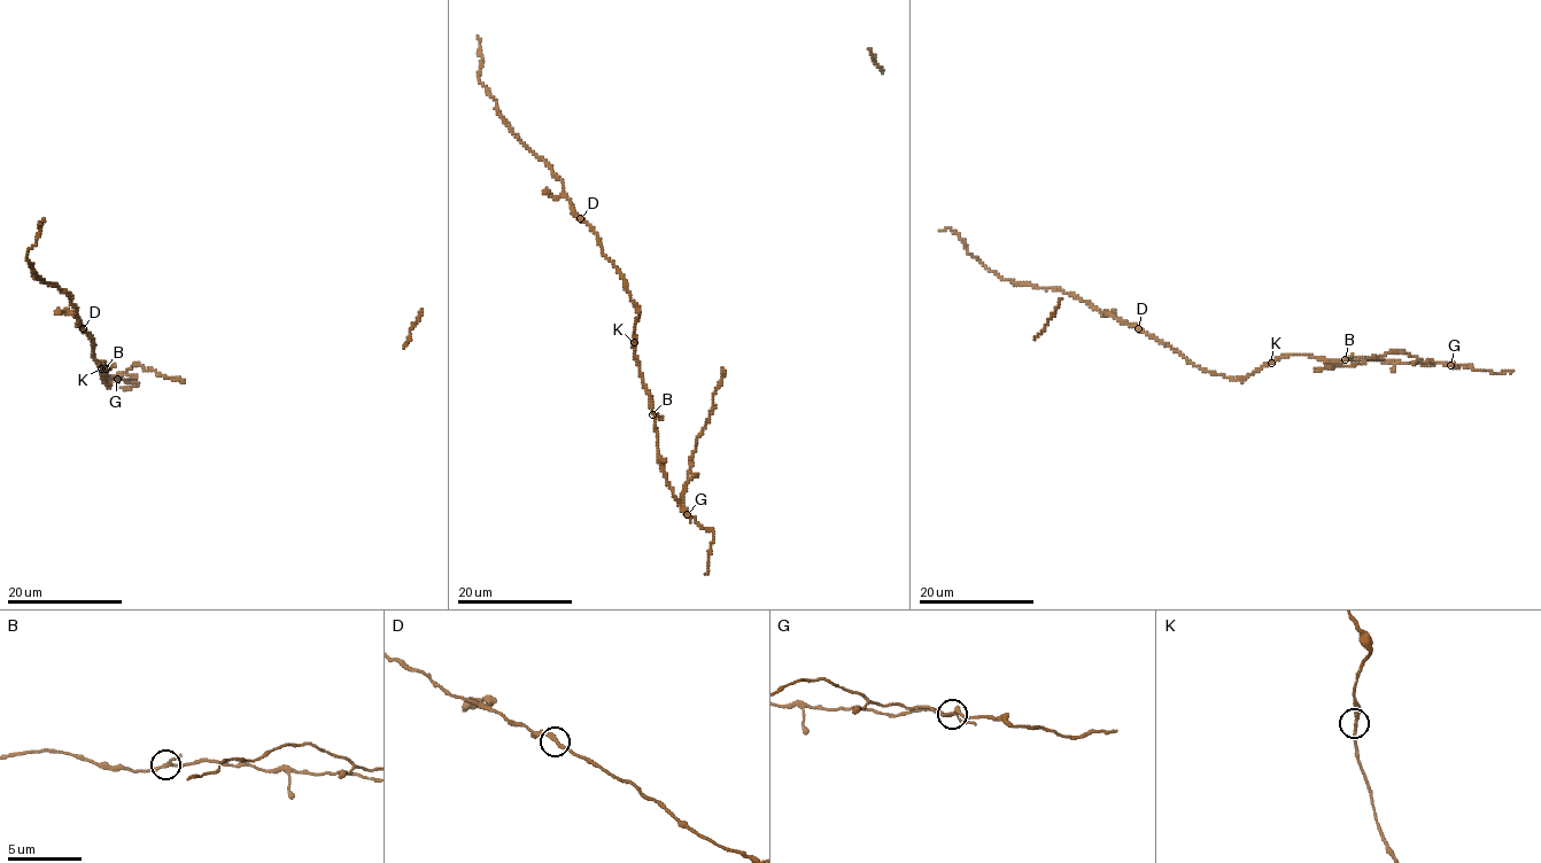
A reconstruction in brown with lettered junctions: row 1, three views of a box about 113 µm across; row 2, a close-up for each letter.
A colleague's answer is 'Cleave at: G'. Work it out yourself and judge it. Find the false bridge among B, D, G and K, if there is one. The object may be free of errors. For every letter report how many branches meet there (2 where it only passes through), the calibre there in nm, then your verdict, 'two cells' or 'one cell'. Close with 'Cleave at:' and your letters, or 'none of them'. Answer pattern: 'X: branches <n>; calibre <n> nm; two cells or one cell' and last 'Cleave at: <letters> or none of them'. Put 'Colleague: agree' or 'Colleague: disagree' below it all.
B: branches 3; calibre 200 nm; one cell
D: branches 2; calibre 240 nm; one cell
G: branches 4; calibre 240 nm; two cells
K: branches 2; calibre 240 nm; one cell
Cleave at: G
Colleague: agree

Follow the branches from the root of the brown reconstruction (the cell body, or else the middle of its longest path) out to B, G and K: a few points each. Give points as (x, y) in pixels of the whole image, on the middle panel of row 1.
B: (621, 273), (639, 315), (633, 348), (652, 414)
G: (621, 273), (639, 315), (633, 348), (651, 403), (658, 461), (672, 495), (688, 514)
K: (621, 273), (639, 315), (634, 342)

